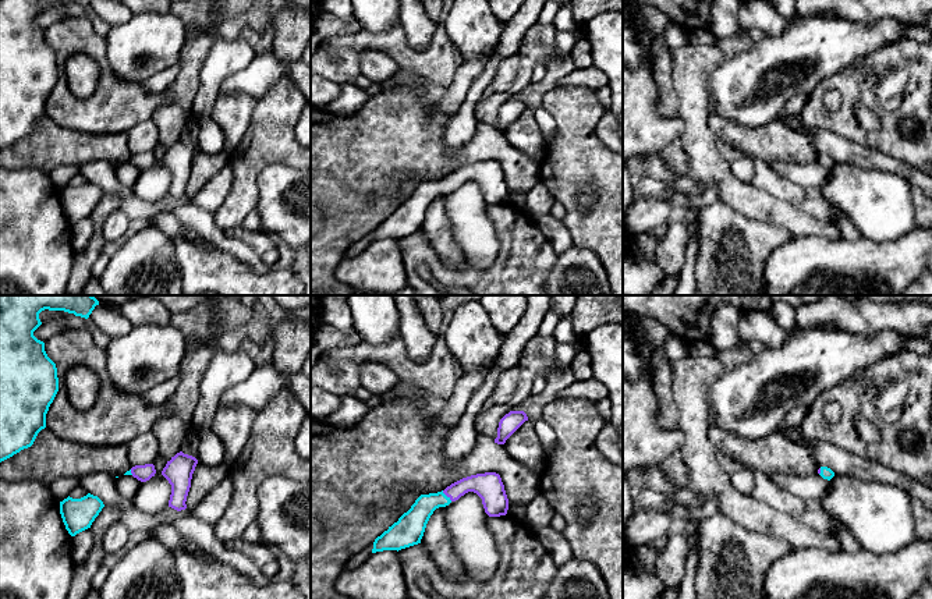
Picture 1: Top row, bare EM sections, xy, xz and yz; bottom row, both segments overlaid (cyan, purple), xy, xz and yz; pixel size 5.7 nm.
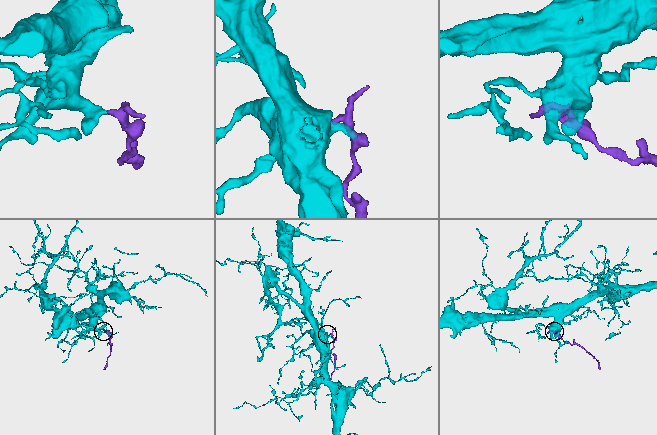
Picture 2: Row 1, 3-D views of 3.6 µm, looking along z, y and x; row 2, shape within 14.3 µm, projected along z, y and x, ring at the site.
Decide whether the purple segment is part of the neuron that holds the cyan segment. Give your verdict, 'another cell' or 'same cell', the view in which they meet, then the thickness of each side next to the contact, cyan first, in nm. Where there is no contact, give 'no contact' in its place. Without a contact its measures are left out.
same cell; meets cyan in xz; 150 nm thick on the cyan side, 160 nm on the other

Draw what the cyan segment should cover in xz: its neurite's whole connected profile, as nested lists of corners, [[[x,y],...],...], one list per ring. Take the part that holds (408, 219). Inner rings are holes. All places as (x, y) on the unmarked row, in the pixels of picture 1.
[[[496,160],[471,163],[451,171],[442,180],[421,182],[397,210],[375,227],[372,241],[383,238],[398,240],[421,231],[433,199],[449,194],[468,180],[474,180],[482,187],[485,201],[489,205],[507,202],[508,187],[500,163]]]

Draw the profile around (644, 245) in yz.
[[[648,233],[632,235],[631,251],[637,258],[655,260],[659,241]]]

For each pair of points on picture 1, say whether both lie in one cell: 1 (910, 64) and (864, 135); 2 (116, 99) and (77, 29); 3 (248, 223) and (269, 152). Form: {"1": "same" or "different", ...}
{"1": "same", "2": "same", "3": "different"}

